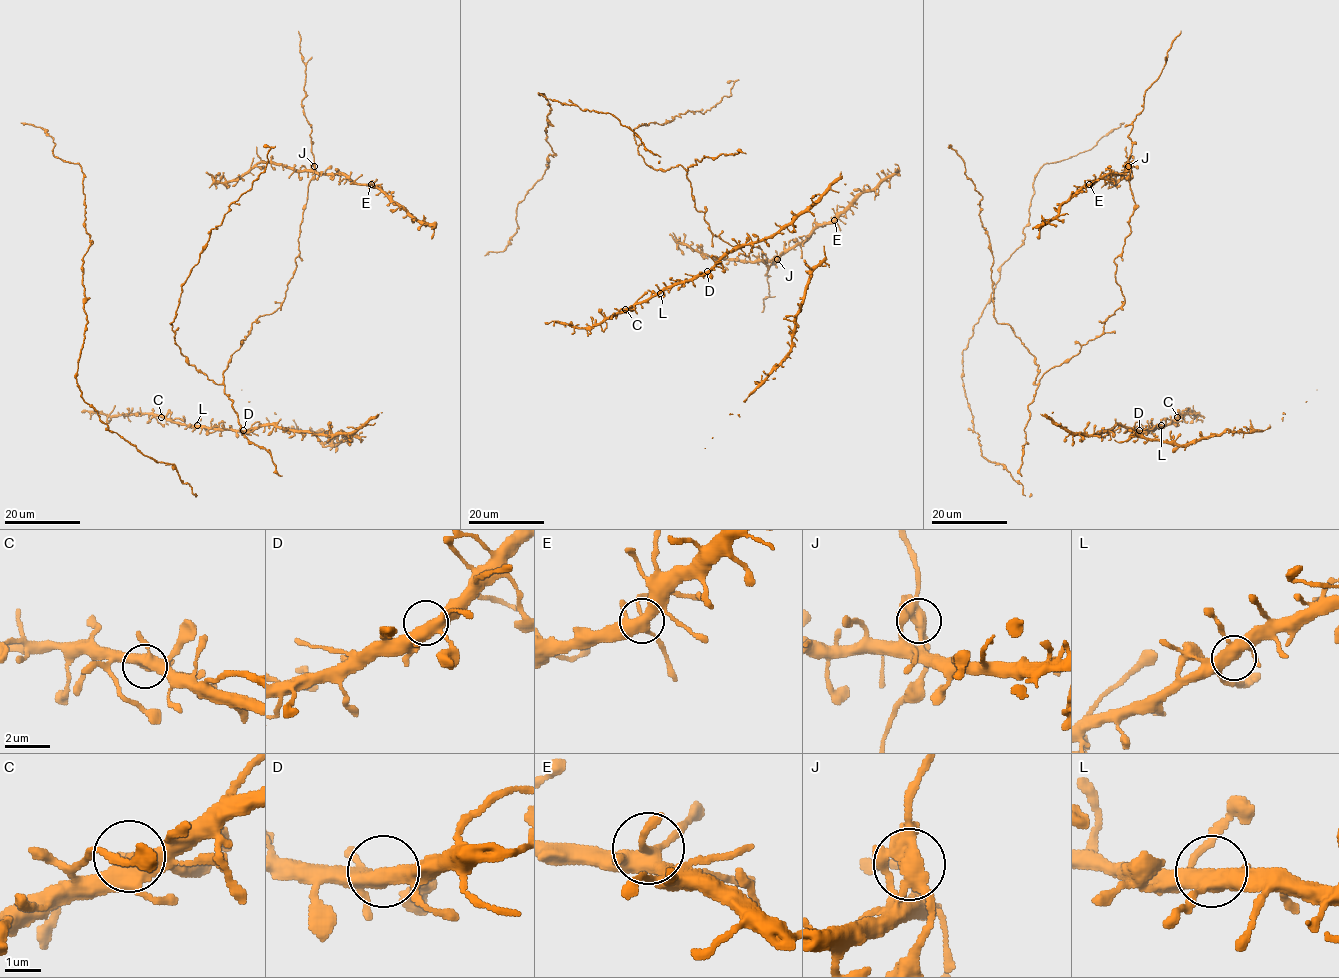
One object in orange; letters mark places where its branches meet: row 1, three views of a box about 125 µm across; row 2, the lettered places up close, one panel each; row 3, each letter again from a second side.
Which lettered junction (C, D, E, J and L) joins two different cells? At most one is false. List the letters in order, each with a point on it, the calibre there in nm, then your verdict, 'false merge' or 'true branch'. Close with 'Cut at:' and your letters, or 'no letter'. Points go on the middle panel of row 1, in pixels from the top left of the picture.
C: place (625, 309); calibre 420 nm; true branch
D: place (707, 271); calibre 400 nm; true branch
E: place (834, 220); calibre 440 nm; true branch
J: place (777, 259); calibre 400 nm; true branch
L: place (660, 293); calibre 420 nm; true branch
Cut at: no letter

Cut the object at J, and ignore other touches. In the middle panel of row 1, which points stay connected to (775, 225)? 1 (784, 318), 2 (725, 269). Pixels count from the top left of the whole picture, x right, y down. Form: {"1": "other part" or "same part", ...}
{"1": "same part", "2": "same part"}

